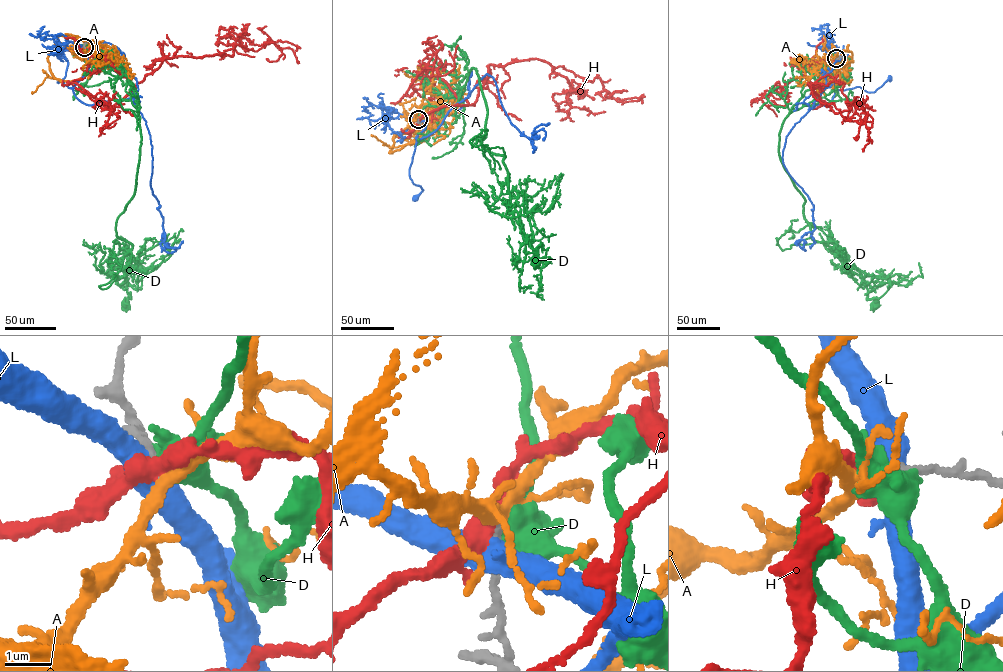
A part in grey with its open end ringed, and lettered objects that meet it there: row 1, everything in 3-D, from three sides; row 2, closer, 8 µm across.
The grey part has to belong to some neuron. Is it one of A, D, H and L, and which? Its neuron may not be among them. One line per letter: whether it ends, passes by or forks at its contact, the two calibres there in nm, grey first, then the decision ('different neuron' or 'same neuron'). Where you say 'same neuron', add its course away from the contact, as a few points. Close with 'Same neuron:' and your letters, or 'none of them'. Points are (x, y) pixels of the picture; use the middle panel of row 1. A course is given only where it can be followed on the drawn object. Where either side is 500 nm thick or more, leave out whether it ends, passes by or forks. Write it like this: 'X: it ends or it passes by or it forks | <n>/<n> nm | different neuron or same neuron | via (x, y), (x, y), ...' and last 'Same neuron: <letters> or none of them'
A: it forks | 180/240 nm | same neuron | via (418, 119), (414, 118), (407, 127), (395, 135), (392, 153), (402, 146), (391, 147), (371, 135)
D: it forks | 220/420 nm | different neuron
H: it passes by | 190/380 nm | different neuron
L: 220/500 nm | different neuron
Same neuron: A

